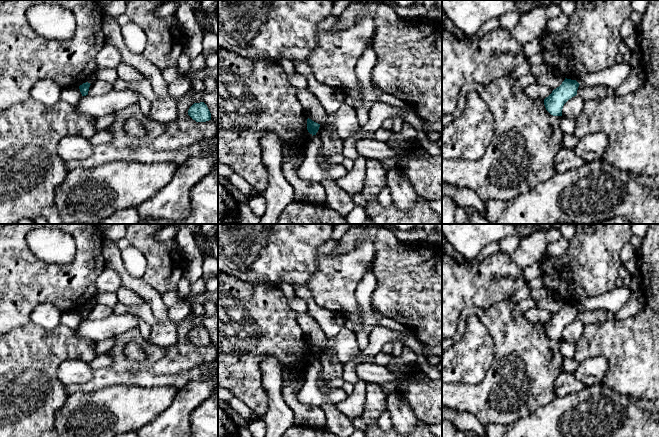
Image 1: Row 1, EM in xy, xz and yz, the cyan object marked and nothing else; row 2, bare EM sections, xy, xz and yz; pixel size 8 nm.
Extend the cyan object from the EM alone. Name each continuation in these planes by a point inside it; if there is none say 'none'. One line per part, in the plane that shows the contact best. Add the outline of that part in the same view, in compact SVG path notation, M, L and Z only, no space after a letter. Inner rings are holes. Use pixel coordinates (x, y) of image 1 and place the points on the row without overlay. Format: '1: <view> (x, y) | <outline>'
none

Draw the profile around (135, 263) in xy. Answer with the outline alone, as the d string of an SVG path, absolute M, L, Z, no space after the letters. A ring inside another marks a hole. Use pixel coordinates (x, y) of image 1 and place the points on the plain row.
M130 245L121 250L121 257L125 269L131 276L135 278L143 277L146 271L147 260L139 249Z

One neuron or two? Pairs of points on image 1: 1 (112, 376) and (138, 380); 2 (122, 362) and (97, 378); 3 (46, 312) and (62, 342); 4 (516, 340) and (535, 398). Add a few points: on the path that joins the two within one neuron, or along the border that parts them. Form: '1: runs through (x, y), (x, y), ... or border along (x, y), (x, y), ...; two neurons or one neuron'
1: runs through (118, 378), (132, 378); one neuron
2: border along (108, 367), (117, 373); two neurons
3: border along (31, 321), (46, 329), (53, 329), (59, 324); two neurons
4: runs through (524, 354), (524, 384); one neuron

